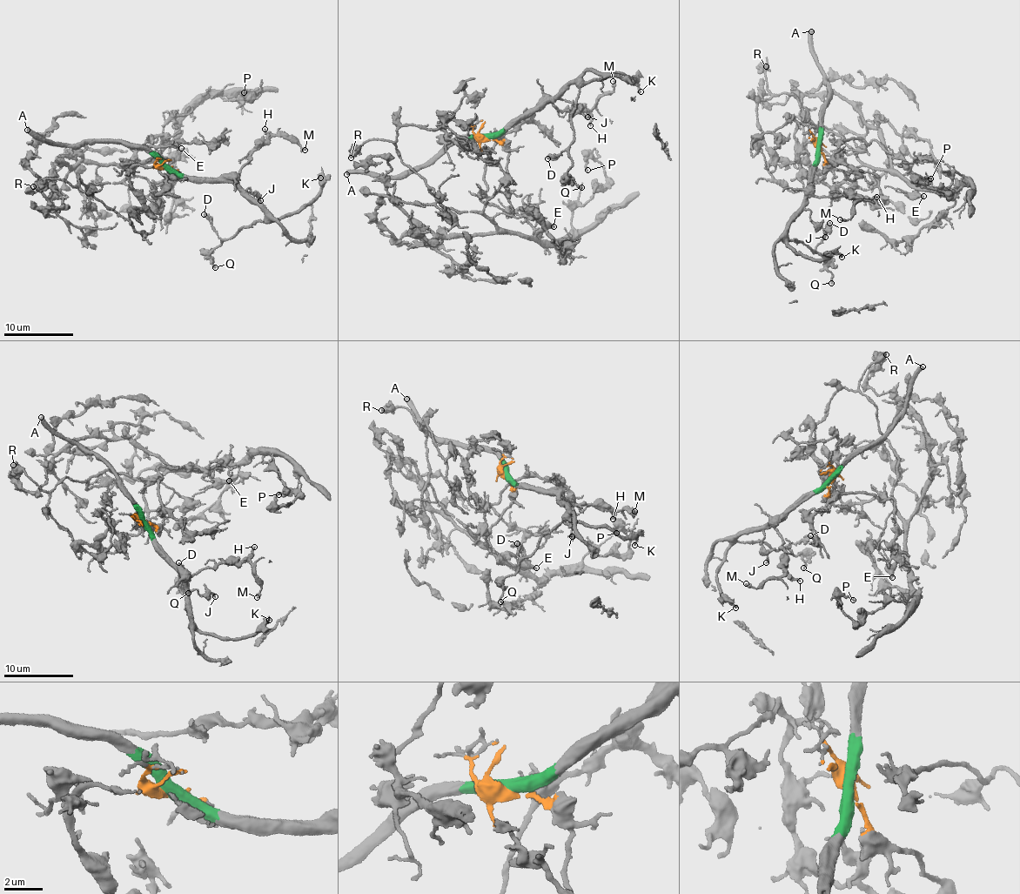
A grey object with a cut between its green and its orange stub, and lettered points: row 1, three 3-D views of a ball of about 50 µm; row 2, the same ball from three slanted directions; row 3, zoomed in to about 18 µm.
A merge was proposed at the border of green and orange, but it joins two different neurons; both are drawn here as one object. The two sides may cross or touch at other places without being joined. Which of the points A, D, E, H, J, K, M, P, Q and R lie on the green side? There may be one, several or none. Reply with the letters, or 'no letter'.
A, D, H, J, K, M, Q

